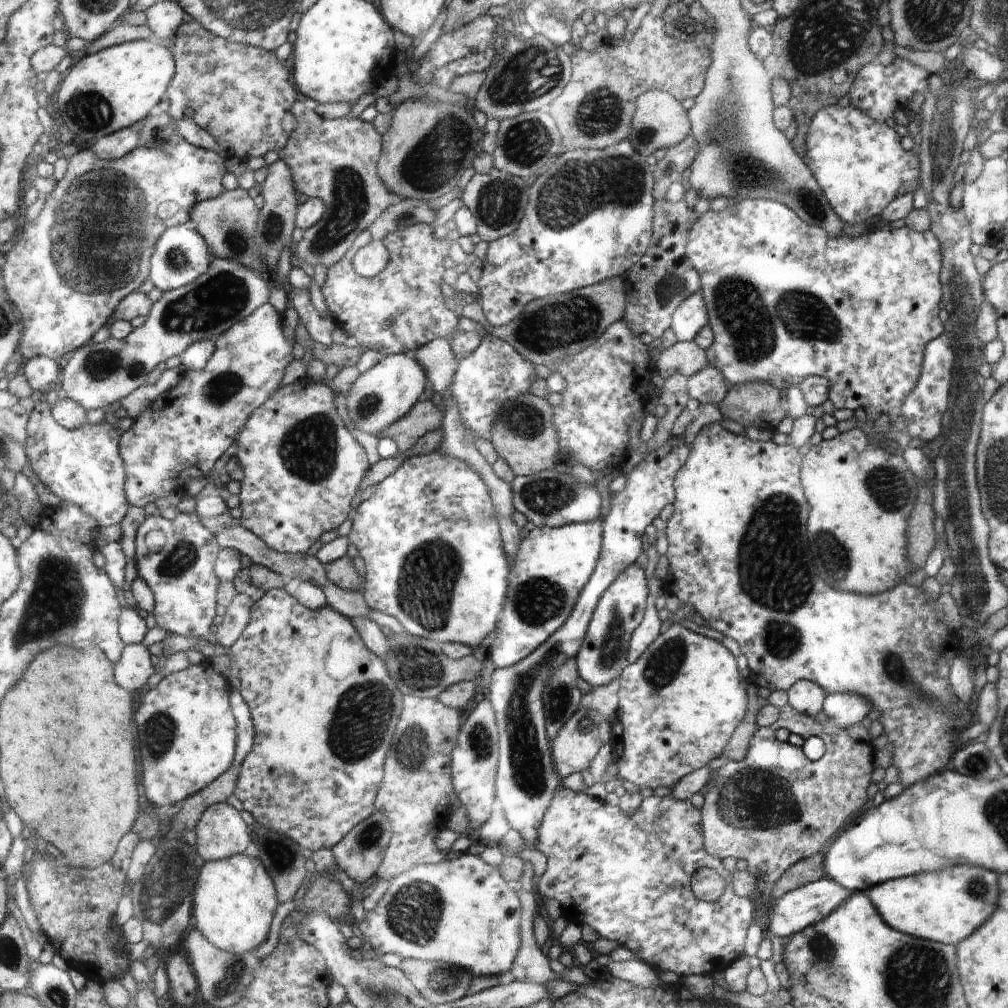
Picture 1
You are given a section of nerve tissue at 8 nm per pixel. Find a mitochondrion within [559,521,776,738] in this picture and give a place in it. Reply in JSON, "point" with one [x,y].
{"point":[664,666]}

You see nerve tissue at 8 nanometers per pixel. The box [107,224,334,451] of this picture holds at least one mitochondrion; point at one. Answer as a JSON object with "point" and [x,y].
{"point":[214,303]}

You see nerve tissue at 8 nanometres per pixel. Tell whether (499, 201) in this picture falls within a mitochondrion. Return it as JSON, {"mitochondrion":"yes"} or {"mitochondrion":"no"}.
{"mitochondrion":"yes"}

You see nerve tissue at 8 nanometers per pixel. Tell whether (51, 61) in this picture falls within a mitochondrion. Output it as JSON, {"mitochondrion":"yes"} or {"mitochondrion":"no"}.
{"mitochondrion":"no"}

